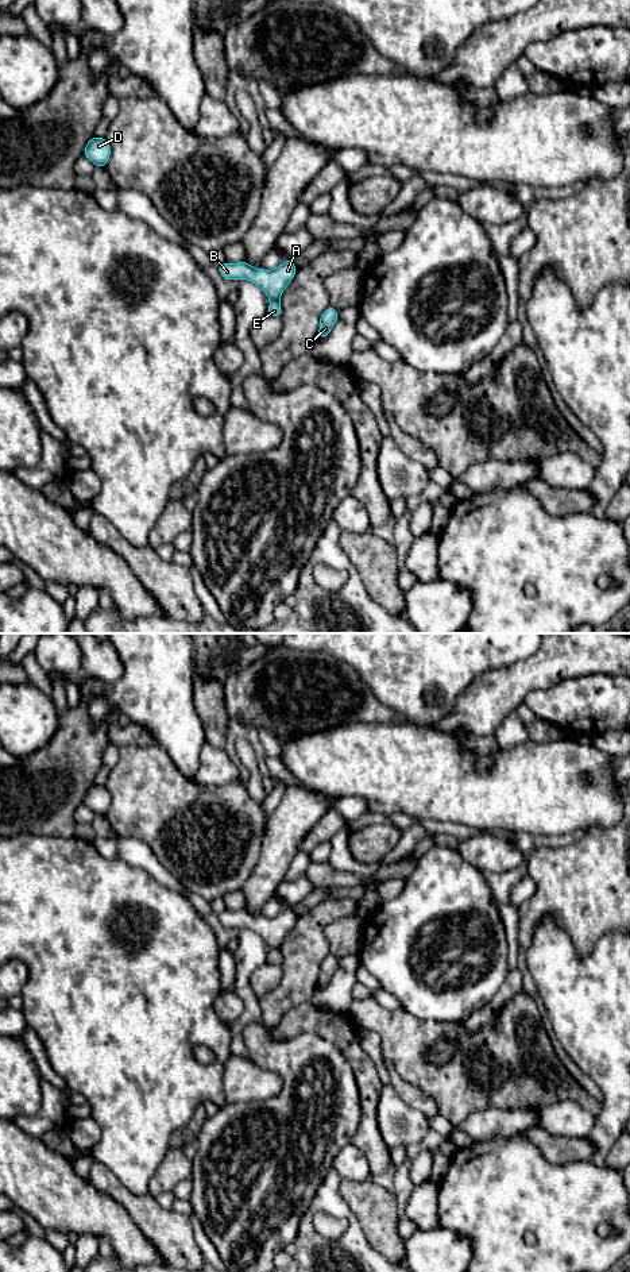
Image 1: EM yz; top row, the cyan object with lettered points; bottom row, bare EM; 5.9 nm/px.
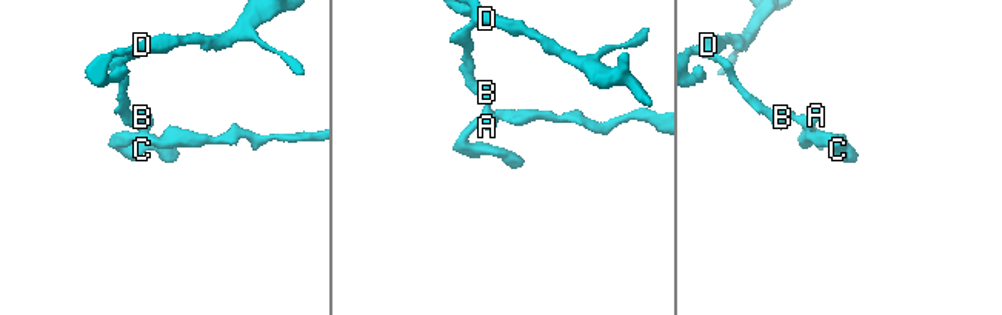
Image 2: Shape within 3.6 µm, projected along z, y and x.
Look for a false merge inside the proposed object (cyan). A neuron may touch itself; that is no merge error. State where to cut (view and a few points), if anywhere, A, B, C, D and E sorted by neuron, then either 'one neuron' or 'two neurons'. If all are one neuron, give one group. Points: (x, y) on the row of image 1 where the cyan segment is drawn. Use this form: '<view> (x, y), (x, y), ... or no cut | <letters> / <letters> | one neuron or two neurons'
yz (271, 299), (278, 300) | A B D / C E | two neurons

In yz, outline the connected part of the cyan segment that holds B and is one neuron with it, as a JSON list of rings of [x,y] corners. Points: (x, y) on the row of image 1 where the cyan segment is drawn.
[[[287,258],[274,270],[254,269],[246,261],[237,263],[224,262],[217,269],[220,275],[227,281],[248,280],[254,282],[270,300],[279,300],[297,271],[291,258]]]

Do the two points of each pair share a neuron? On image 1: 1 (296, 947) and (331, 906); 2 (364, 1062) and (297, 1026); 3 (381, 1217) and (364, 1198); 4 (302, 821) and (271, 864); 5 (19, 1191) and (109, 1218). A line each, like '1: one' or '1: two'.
1: one
2: one
3: one
4: one
5: one

